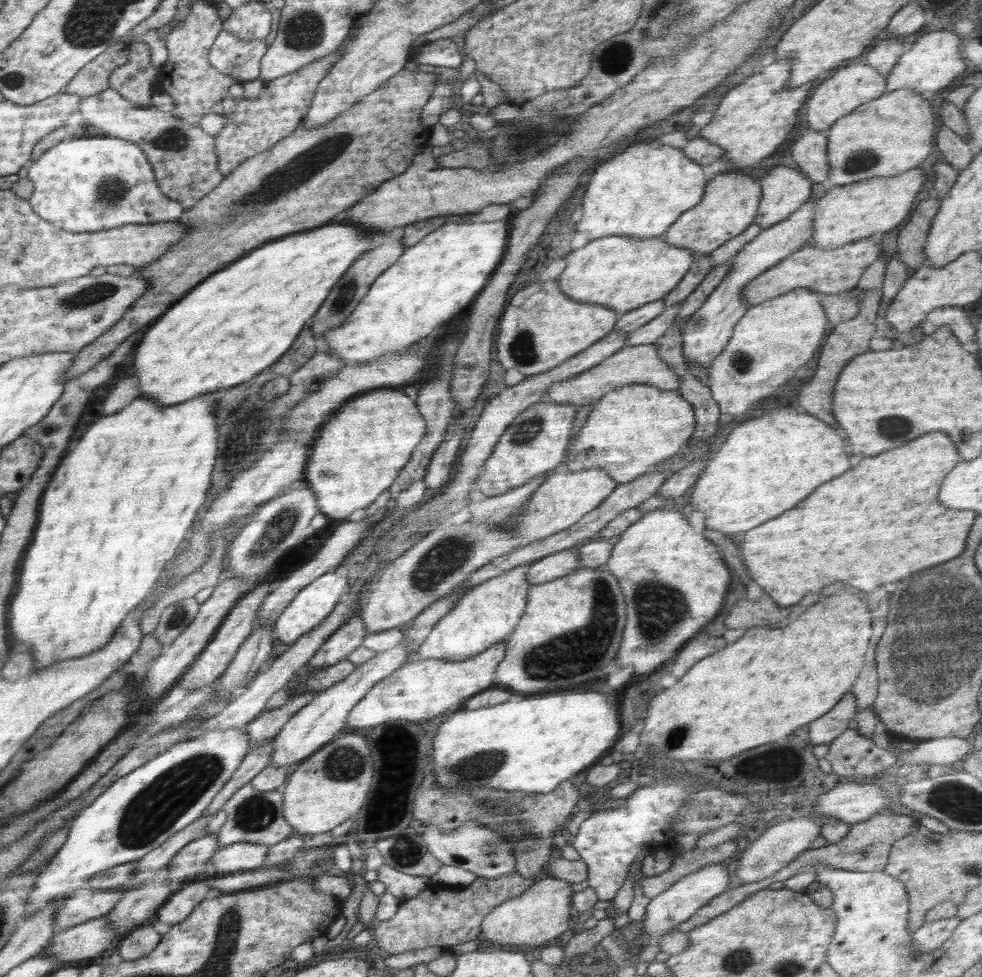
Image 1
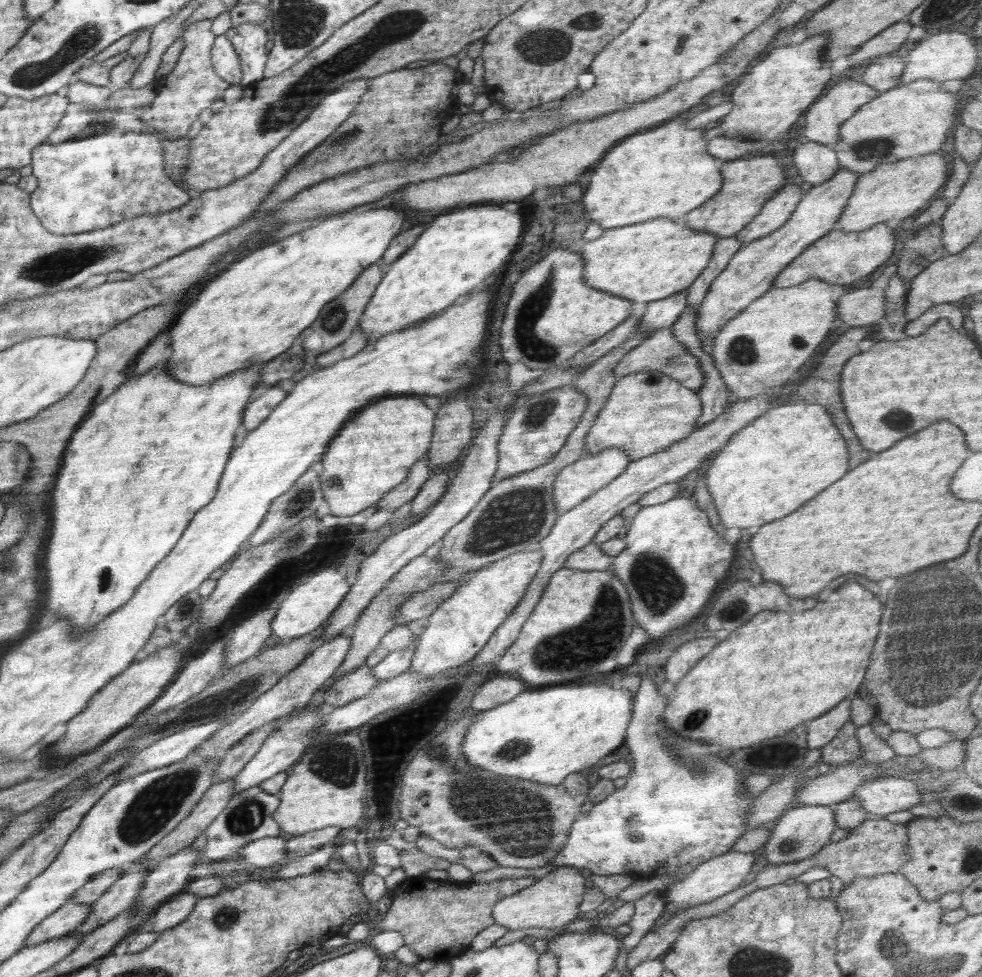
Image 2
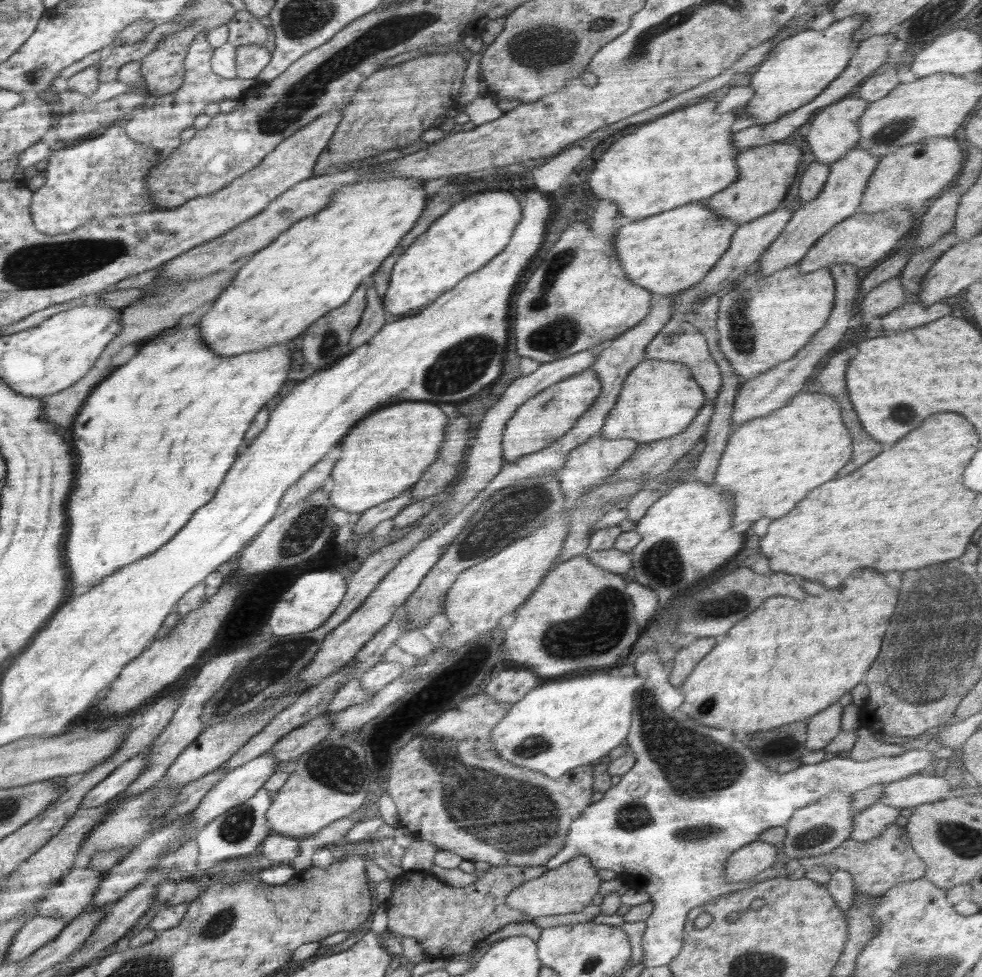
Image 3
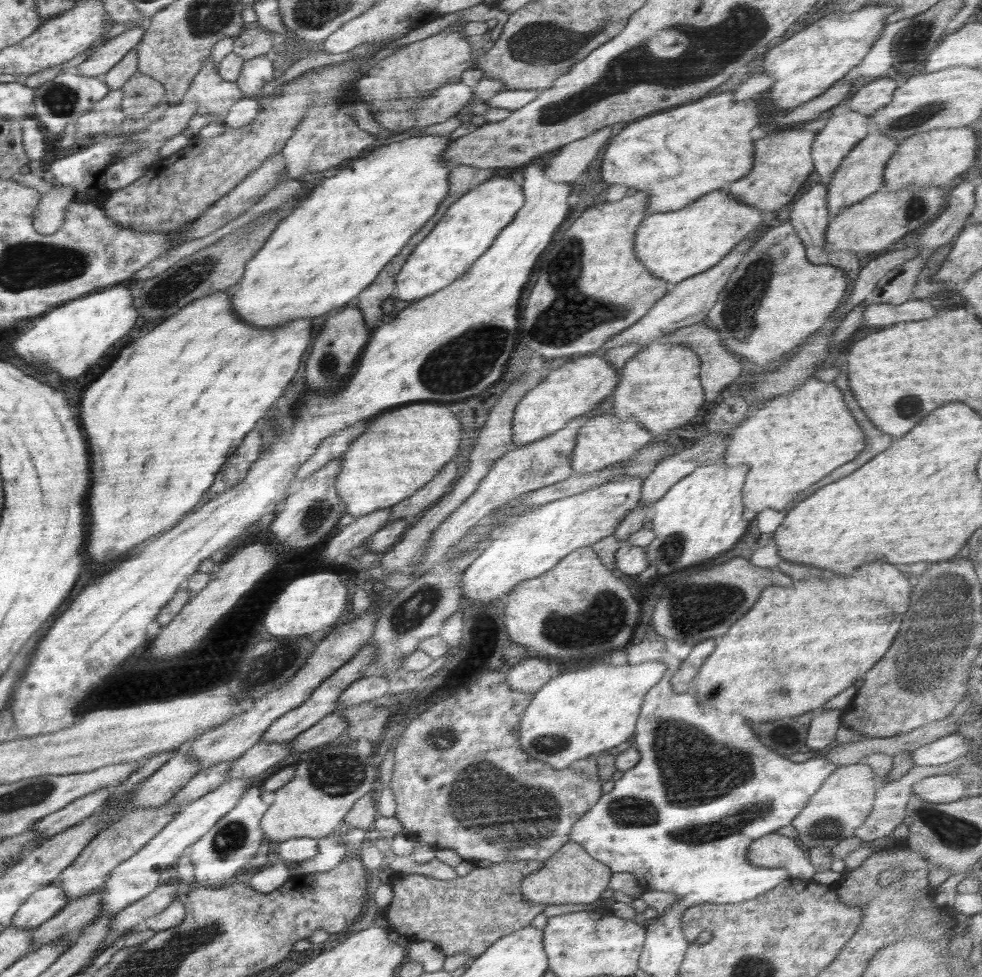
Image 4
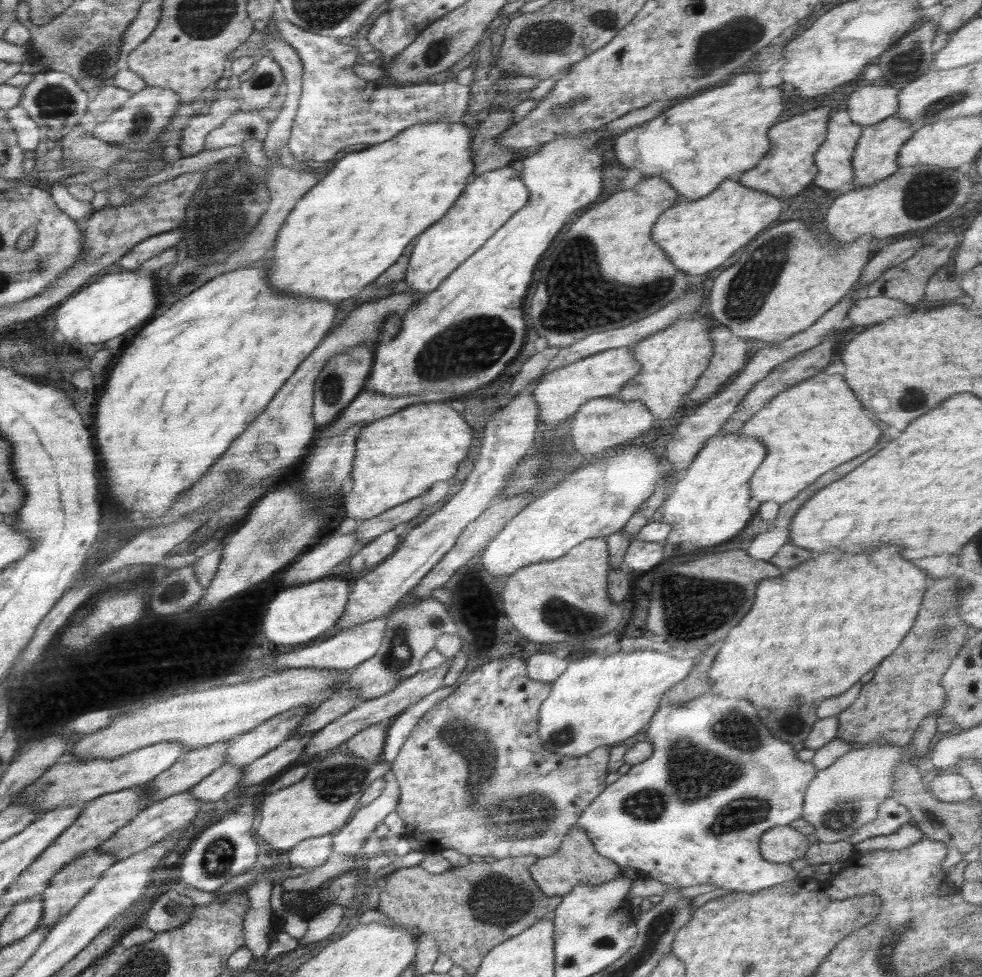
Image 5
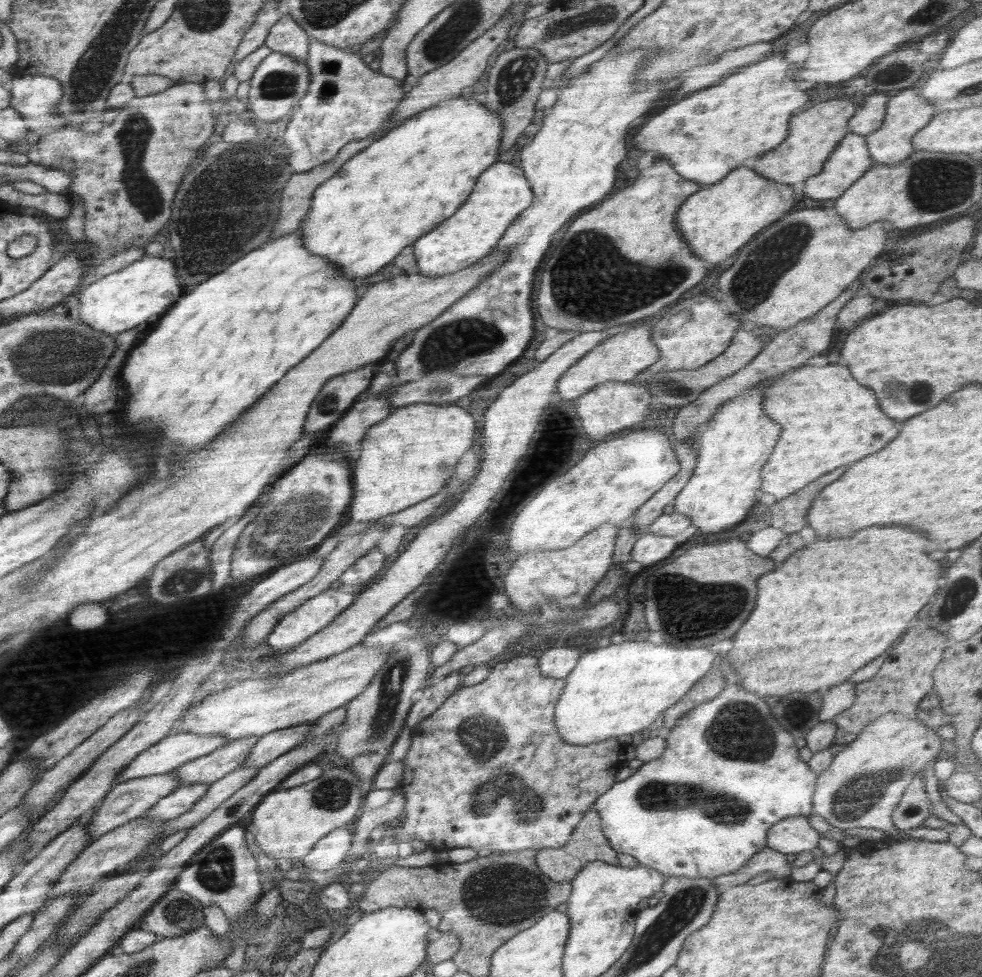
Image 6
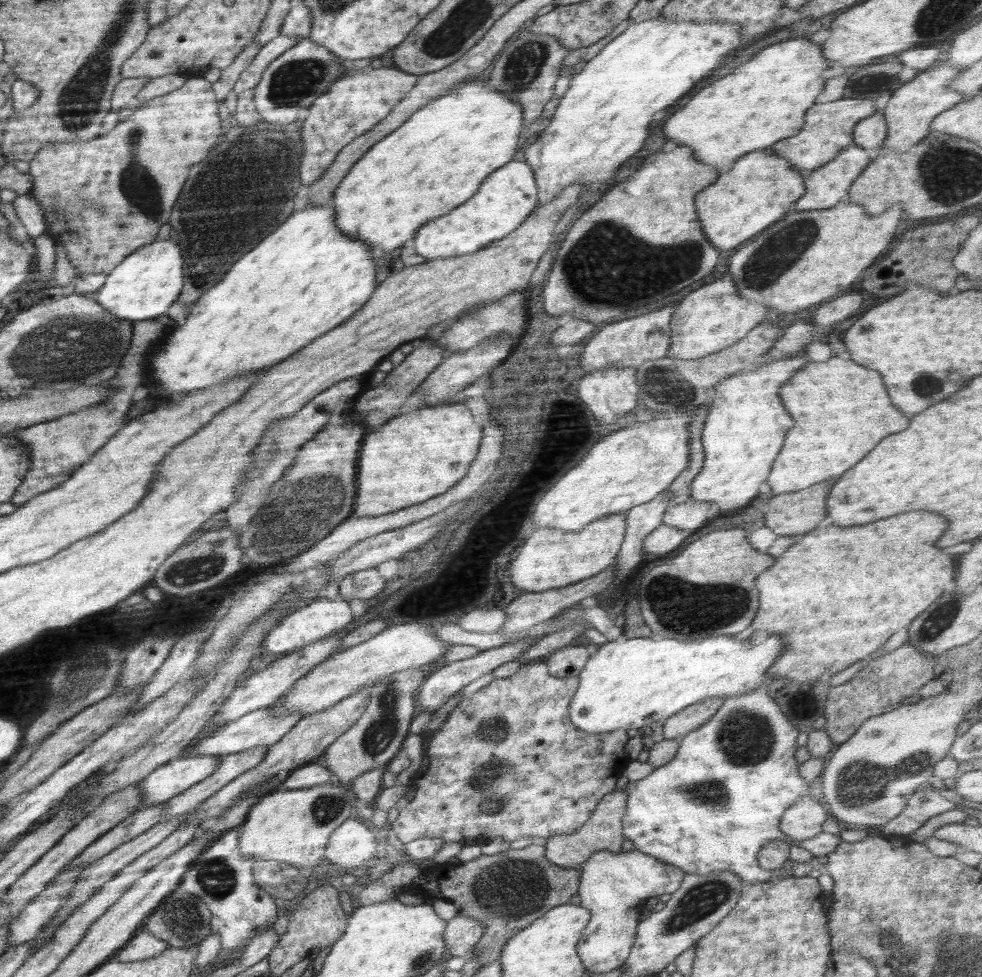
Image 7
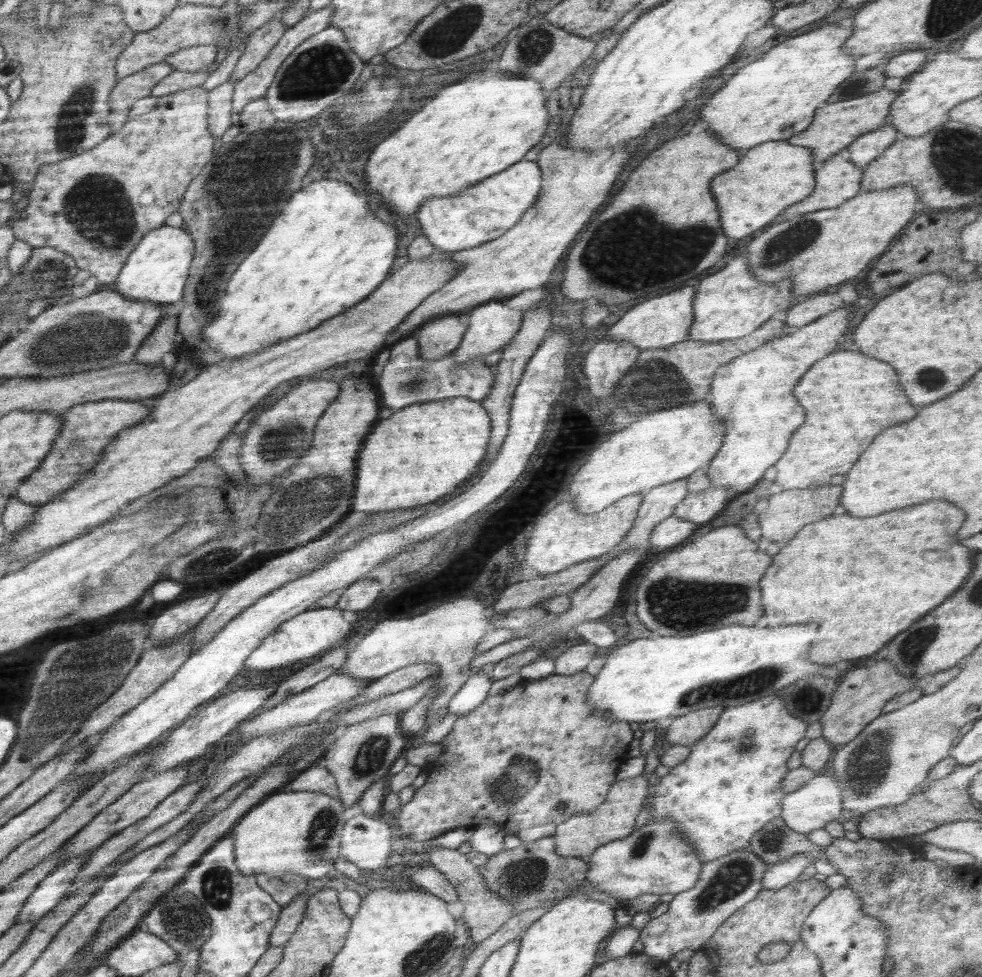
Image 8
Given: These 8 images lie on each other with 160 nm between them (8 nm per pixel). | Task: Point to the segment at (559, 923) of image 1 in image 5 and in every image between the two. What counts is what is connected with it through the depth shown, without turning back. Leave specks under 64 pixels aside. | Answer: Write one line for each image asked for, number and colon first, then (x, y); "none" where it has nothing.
2: (553, 901)
3: (571, 887)
4: (571, 876)
5: (576, 860)

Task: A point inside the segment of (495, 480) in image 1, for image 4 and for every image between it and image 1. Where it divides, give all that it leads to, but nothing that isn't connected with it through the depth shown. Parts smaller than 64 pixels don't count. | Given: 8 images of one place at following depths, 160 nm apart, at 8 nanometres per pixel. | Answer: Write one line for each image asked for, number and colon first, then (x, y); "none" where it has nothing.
2: (535, 431)
3: (544, 418)
4: (570, 390)

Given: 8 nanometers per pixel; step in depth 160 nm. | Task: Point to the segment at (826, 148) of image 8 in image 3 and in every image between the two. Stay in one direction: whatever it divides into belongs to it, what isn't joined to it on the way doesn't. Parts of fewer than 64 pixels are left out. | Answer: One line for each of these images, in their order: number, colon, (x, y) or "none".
3: (765, 174)
4: (782, 162)
5: (788, 167)
6: (813, 135)
7: (828, 128)

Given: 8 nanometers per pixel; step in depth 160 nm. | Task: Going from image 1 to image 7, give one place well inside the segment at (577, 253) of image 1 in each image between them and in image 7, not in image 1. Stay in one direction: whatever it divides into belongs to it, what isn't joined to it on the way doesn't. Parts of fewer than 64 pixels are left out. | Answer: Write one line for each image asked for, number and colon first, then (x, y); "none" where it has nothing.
2: (648, 261)
3: (668, 253)
4: (674, 246)
5: (697, 236)
6: (716, 221)
7: (759, 189)

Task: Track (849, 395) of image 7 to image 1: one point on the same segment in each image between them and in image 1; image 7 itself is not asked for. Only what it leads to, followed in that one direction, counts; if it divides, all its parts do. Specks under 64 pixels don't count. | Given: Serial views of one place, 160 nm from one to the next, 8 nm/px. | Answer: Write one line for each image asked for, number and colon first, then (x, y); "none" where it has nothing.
1: (768, 464)
2: (786, 456)
3: (770, 463)
4: (789, 443)
5: (813, 426)
6: (828, 420)

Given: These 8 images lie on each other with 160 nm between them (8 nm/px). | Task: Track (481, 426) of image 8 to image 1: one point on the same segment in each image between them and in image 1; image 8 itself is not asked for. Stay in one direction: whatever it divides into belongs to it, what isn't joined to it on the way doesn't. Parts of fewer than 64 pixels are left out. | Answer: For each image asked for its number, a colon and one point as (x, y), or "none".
1: (359, 451)
2: (372, 453)
3: (387, 452)
4: (401, 451)
5: (397, 459)
6: (406, 458)
7: (416, 456)

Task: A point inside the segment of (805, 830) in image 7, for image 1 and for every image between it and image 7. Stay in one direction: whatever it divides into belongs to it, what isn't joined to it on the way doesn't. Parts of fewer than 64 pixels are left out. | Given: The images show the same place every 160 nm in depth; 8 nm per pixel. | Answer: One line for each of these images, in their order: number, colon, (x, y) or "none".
1: (667, 910)
2: (719, 875)
3: (750, 860)
4: (771, 851)
5: (784, 844)
6: (793, 835)

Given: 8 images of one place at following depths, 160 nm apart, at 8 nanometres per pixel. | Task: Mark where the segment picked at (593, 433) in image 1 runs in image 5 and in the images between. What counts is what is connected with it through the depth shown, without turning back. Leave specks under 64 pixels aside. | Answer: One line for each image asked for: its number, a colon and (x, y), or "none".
2: (646, 412)
3: (658, 399)
4: (660, 386)
5: (671, 360)

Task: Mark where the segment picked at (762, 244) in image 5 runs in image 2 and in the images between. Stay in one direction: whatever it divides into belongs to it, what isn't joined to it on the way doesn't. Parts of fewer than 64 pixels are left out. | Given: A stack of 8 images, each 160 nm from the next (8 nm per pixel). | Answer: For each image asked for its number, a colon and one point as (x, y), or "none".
2: (758, 350)
3: (764, 320)
4: (775, 298)

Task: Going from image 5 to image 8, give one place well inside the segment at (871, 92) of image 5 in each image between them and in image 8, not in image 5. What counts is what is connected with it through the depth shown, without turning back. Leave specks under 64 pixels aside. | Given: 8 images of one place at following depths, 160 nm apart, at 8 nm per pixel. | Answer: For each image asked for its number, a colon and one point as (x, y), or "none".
6: (869, 118)
7: (869, 133)
8: (864, 150)

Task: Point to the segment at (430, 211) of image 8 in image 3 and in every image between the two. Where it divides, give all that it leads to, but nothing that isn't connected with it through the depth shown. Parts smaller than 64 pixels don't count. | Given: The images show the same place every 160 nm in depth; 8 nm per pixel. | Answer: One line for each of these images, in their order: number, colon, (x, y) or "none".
3: (477, 227)
4: (469, 226)
5: (491, 199)
6: (502, 192)
7: (507, 197)

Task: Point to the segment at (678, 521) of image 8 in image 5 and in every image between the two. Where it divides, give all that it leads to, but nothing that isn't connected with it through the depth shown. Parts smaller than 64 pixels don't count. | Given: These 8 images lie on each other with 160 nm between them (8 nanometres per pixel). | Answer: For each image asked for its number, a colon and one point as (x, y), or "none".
5: (641, 555)
6: (649, 548)
7: (660, 542)

